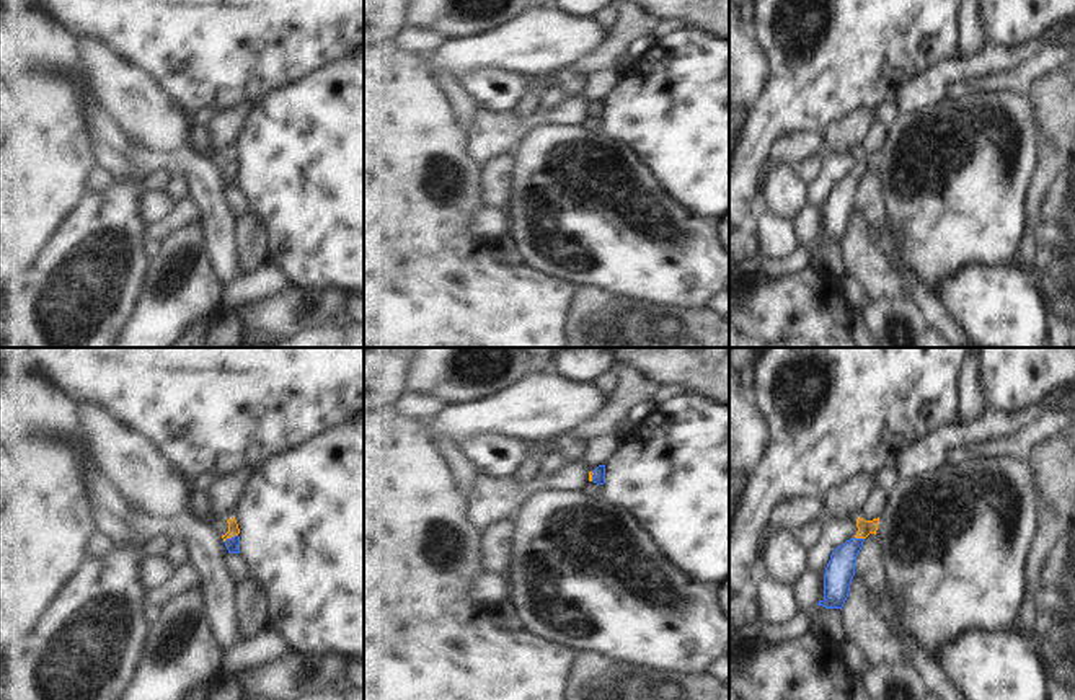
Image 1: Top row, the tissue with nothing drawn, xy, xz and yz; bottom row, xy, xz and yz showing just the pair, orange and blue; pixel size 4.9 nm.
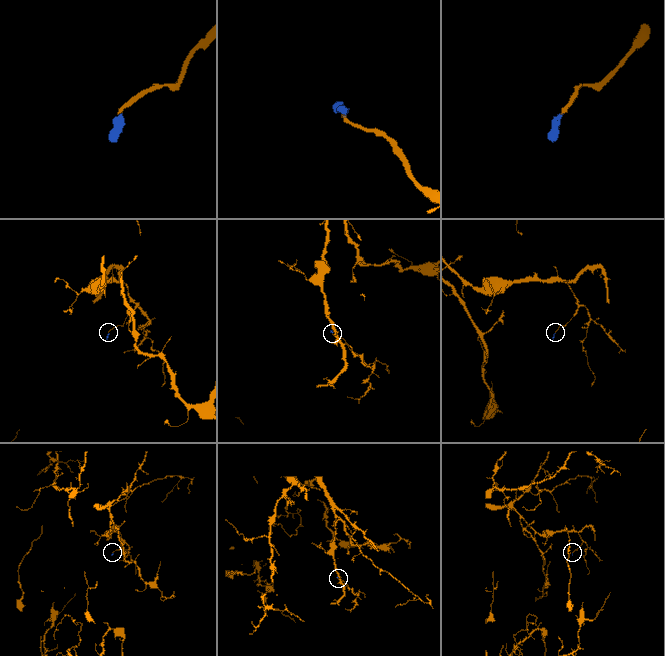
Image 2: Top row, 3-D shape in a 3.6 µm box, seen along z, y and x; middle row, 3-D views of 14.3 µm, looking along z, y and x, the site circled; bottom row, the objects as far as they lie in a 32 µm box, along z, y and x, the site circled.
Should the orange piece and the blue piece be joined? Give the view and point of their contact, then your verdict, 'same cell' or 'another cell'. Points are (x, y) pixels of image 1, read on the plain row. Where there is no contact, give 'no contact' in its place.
contact xy (230, 172); same cell

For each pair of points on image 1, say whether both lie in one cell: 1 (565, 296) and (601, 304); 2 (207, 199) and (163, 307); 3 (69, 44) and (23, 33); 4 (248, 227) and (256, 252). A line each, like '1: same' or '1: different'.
1: different
2: different
3: same
4: same

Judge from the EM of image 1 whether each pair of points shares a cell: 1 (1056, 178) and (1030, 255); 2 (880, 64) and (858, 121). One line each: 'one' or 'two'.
1: one
2: two

